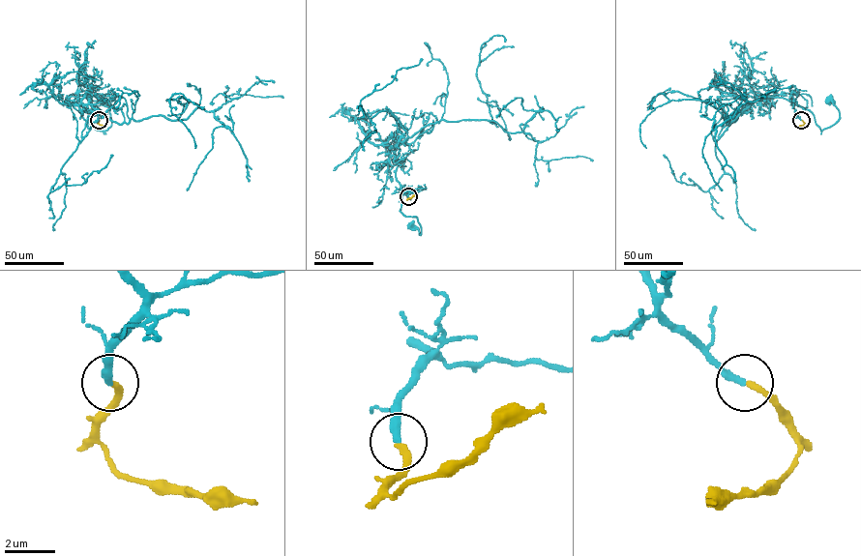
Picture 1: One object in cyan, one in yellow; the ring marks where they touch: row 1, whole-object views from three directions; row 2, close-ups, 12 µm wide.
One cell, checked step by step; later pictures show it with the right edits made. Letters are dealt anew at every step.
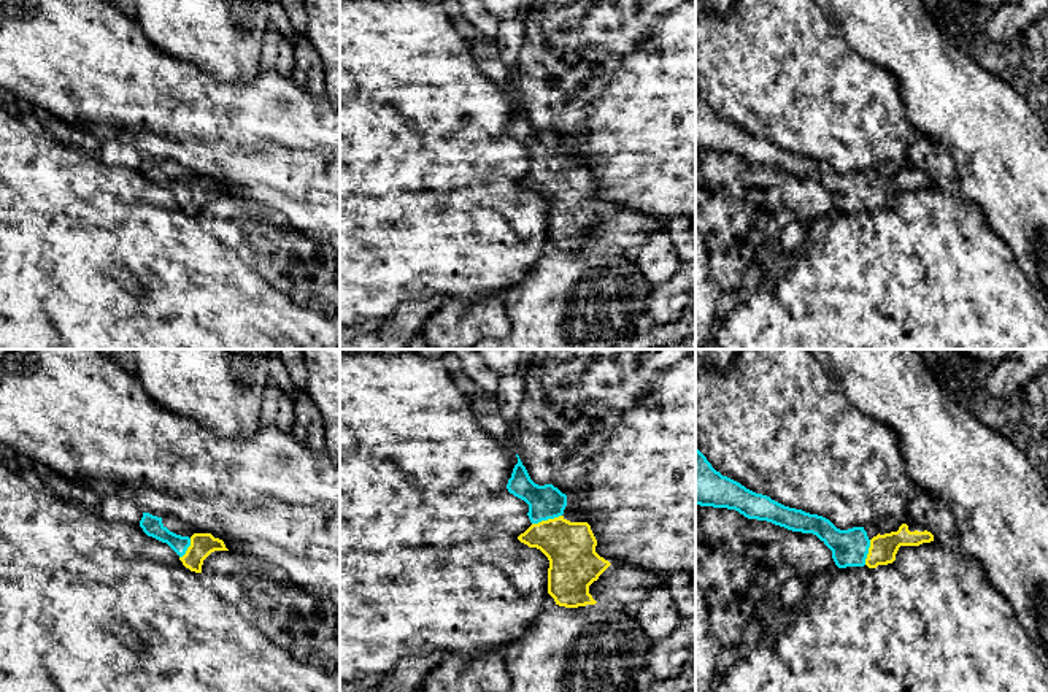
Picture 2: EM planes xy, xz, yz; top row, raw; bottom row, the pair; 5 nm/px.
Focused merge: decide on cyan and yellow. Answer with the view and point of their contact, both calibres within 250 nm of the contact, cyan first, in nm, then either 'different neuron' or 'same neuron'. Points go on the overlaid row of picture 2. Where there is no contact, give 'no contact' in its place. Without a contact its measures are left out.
xz (547, 519) | 180/260 nm | same neuron

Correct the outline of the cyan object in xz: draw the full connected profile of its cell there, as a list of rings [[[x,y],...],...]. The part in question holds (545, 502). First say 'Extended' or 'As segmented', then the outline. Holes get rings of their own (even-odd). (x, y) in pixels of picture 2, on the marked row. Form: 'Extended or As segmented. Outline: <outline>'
Extended. Outline: [[[519,456],[507,489],[529,505],[532,525],[518,536],[540,549],[549,560],[548,594],[556,605],[578,608],[595,605],[589,586],[611,565],[595,552],[597,540],[588,522],[570,522],[562,514],[567,495],[553,484],[535,484]]]

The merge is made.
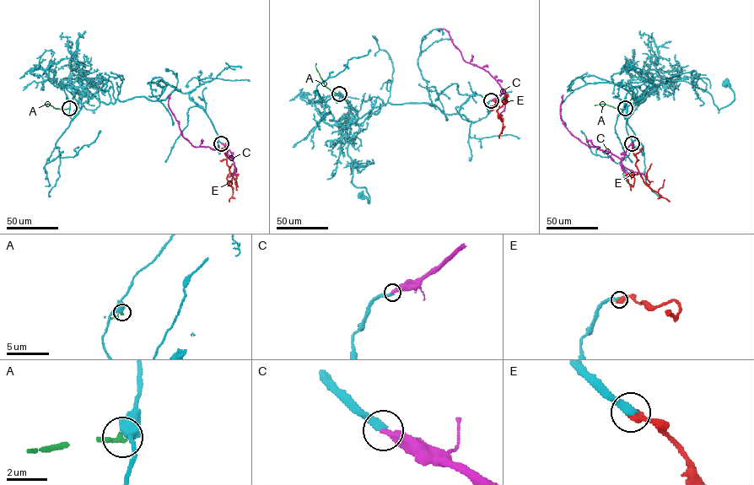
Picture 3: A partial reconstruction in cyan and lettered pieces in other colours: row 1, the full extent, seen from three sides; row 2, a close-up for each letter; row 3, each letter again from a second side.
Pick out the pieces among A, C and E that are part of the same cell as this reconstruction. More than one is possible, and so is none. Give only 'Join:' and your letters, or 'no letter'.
Join: C

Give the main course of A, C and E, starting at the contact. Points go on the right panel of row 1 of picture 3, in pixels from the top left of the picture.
A: (625, 108), (601, 104), (595, 105)
C: (631, 143), (624, 155), (619, 158), (598, 147), (583, 143), (561, 119), (562, 94)
E: (632, 143), (638, 173), (626, 175), (632, 186), (634, 179), (631, 169)

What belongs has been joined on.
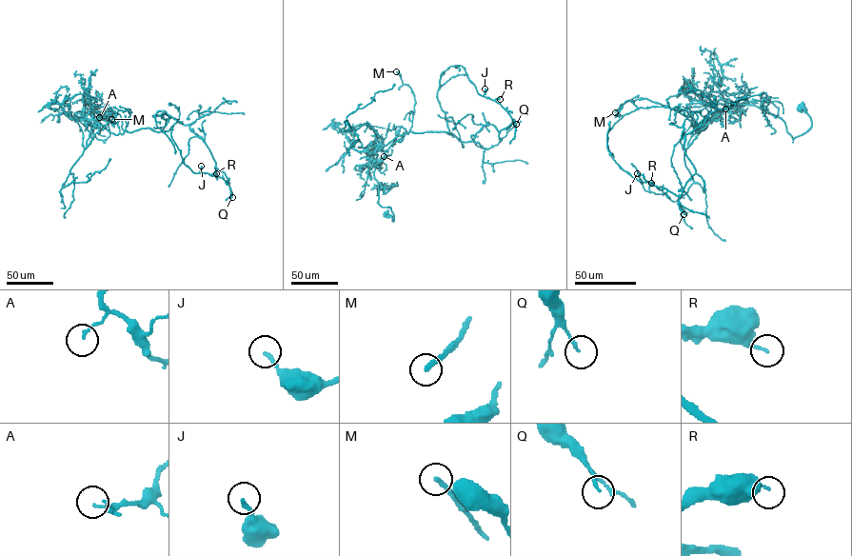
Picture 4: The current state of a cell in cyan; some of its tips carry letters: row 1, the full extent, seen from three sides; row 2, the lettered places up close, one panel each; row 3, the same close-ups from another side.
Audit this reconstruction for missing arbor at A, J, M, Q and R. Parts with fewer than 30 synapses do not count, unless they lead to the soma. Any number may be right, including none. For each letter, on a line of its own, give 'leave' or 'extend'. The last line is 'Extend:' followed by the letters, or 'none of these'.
A: extend
J: leave
M: extend
Q: leave
R: leave
Extend: A, M

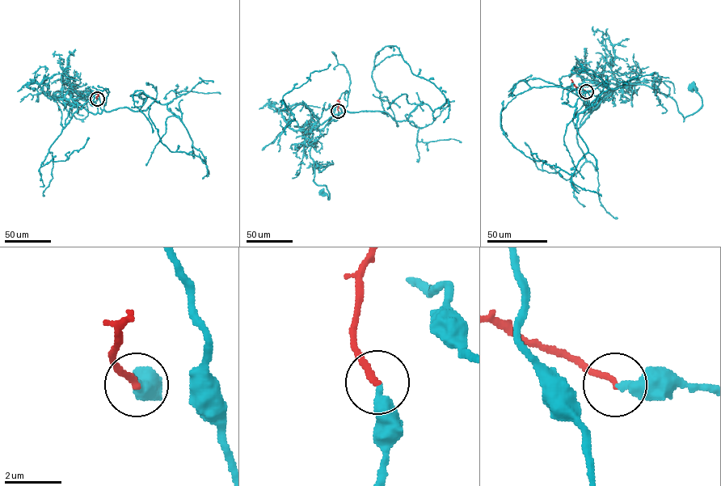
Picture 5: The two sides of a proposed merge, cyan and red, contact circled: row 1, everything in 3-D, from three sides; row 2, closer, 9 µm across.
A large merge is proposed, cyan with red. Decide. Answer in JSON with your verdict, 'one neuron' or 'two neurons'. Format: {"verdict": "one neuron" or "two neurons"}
{"verdict": "one neuron"}

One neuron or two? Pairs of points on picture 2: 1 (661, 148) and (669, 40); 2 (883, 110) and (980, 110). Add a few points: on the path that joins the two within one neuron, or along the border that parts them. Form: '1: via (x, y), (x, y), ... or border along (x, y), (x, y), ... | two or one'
1: via (669, 121), (669, 67) | one
2: border along (893, 75), (904, 103), (904, 113), (918, 137) | two

